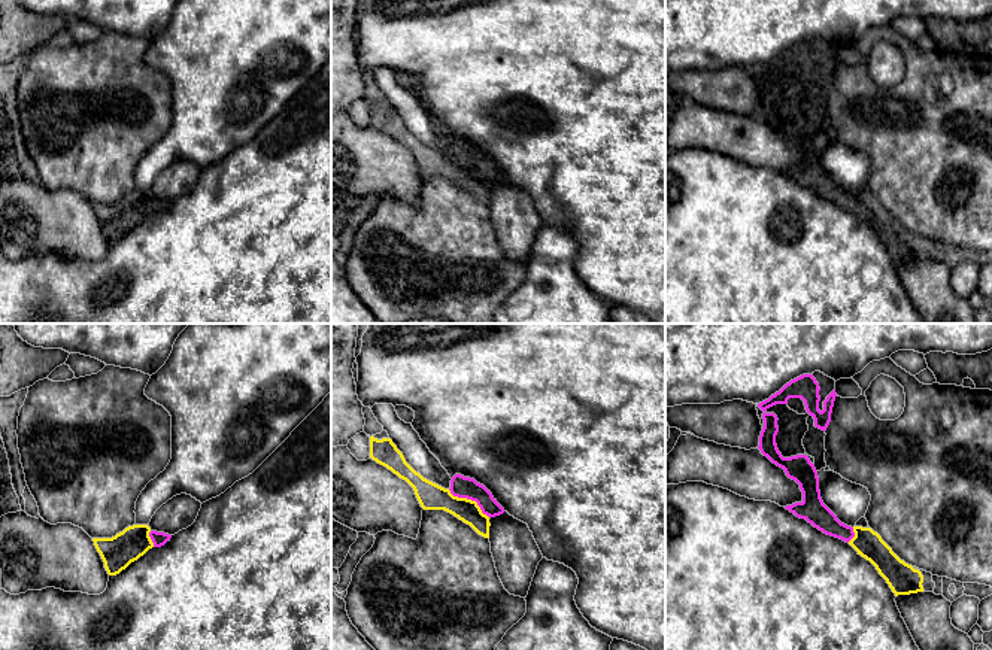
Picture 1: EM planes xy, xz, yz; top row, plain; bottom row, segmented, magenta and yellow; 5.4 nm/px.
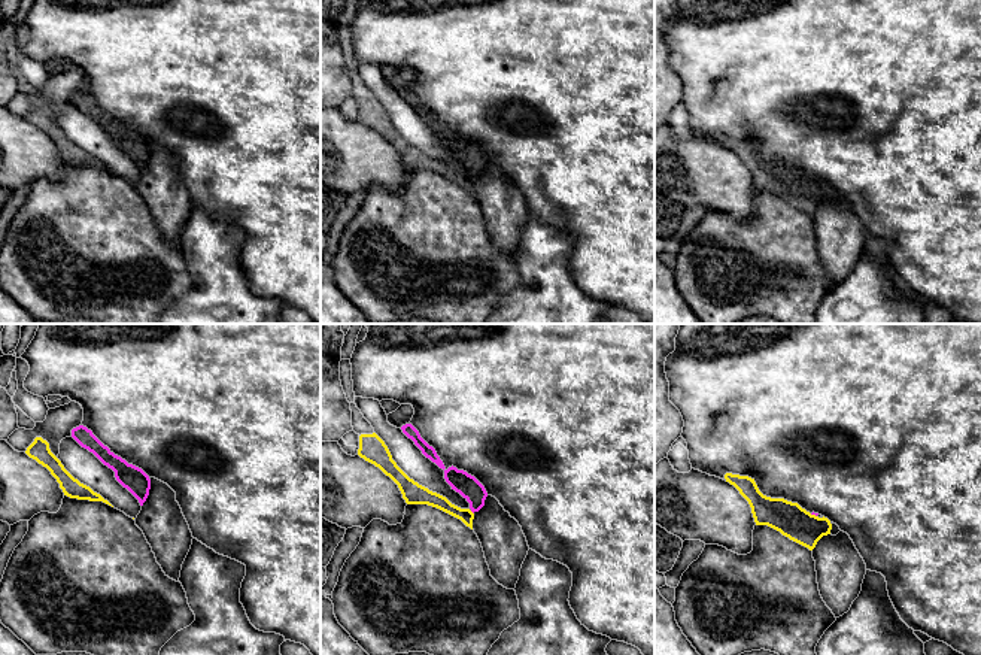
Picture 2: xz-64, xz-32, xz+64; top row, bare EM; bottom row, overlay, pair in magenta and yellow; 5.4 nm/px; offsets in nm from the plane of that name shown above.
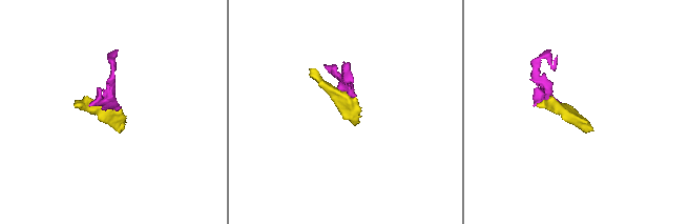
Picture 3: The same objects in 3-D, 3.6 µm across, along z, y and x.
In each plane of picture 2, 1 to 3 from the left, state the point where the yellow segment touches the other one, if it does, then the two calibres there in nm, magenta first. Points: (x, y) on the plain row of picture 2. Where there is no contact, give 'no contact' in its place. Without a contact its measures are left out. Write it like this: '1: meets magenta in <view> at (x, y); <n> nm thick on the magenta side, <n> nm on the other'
1: no contact
2: no contact
3: meets magenta in xz+64 at (813, 179); 20 nm thick on the magenta side, 180 nm on the other

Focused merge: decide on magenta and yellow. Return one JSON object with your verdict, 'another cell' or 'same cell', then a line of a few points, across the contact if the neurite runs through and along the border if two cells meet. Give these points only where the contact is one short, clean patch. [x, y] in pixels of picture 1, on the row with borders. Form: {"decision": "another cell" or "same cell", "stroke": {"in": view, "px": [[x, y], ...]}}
{"decision": "same cell", "stroke": {"in": "xz", "px": [[461, 486], [469, 498], [431, 497]]}}

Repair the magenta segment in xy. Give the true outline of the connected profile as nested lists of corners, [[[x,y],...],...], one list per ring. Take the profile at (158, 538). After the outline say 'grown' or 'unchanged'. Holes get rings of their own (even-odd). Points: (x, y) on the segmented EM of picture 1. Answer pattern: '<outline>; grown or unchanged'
[[[133,525],[112,538],[92,538],[109,575],[116,575],[152,547],[164,546],[172,535]]]; grown

